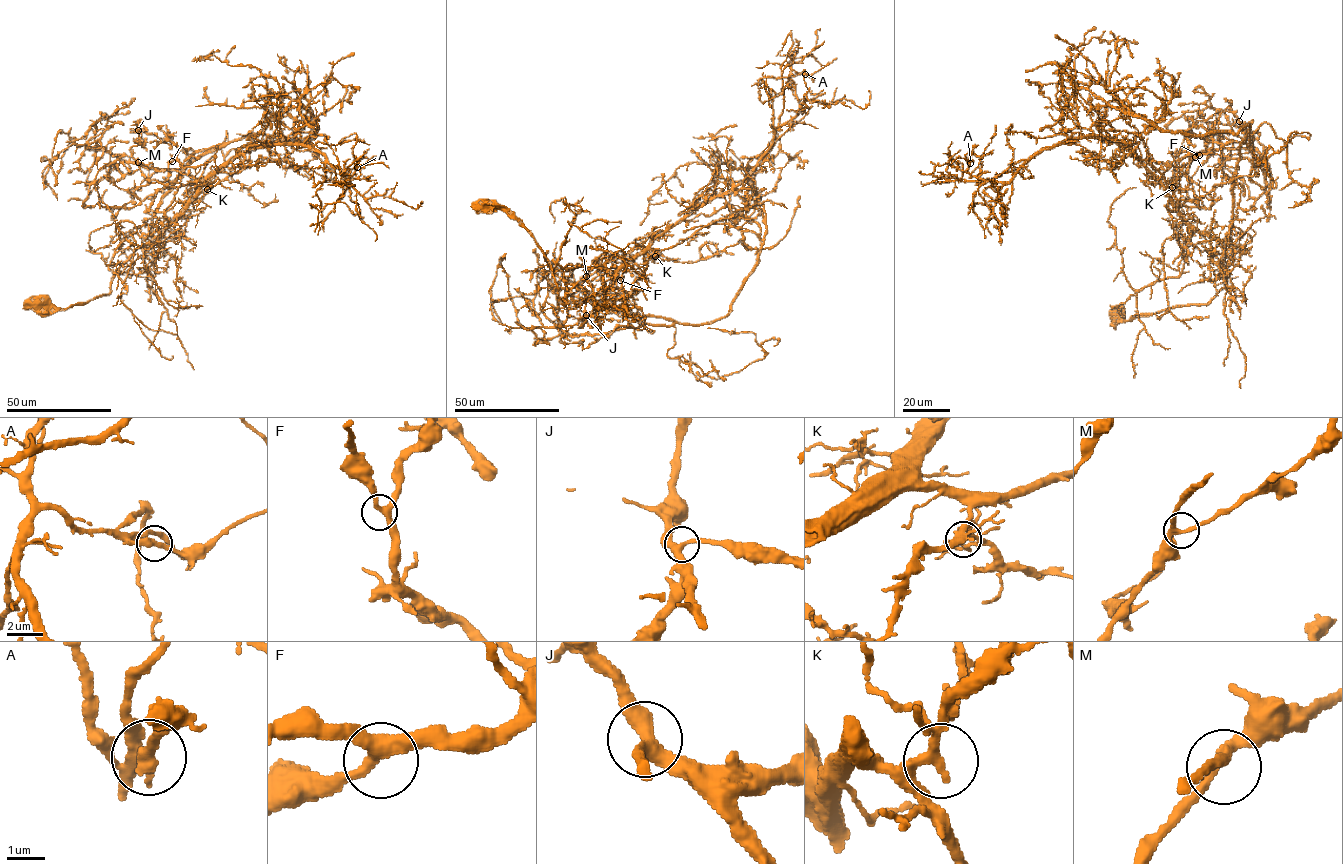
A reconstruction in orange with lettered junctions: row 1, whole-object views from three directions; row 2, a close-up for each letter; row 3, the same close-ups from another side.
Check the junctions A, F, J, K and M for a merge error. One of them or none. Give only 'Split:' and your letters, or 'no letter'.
Split: no letter

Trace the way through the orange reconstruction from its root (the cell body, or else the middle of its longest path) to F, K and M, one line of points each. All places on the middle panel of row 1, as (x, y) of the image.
F: (484, 205), (508, 212), (531, 235), (562, 304), (601, 299), (618, 268), (611, 266), (630, 262), (620, 280)
K: (484, 205), (508, 212), (531, 235), (551, 266), (562, 304), (601, 299), (622, 267), (648, 250), (655, 256)
M: (484, 205), (531, 235), (562, 304), (673, 323), (569, 335), (561, 326), (586, 276)

